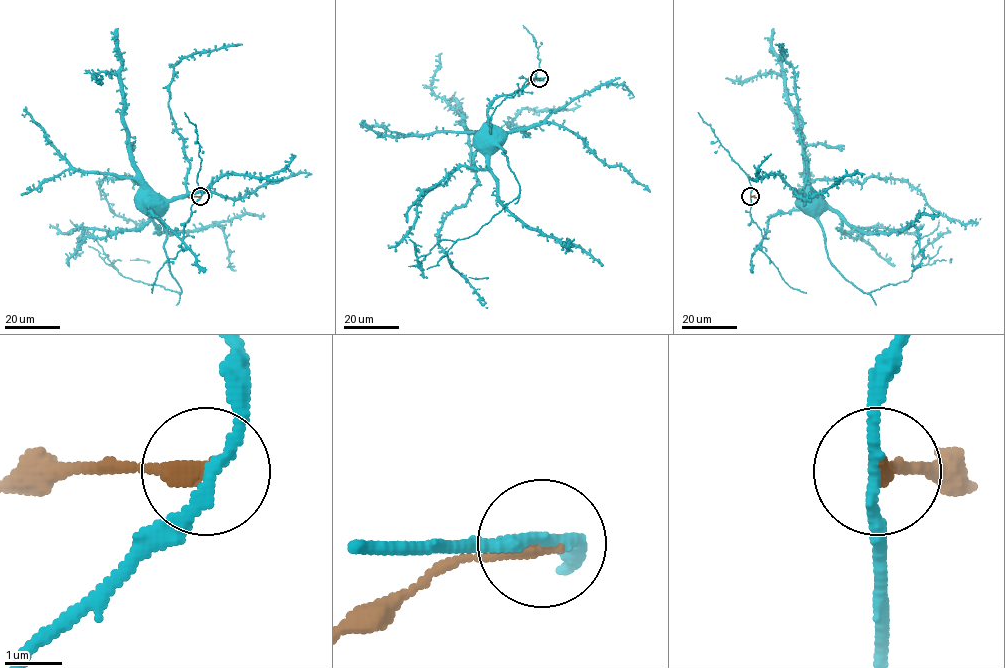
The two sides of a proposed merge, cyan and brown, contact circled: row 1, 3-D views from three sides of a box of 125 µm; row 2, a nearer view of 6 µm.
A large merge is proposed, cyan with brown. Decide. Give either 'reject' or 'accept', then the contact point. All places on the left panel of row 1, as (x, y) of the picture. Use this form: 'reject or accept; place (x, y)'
reject; place (200, 196)

